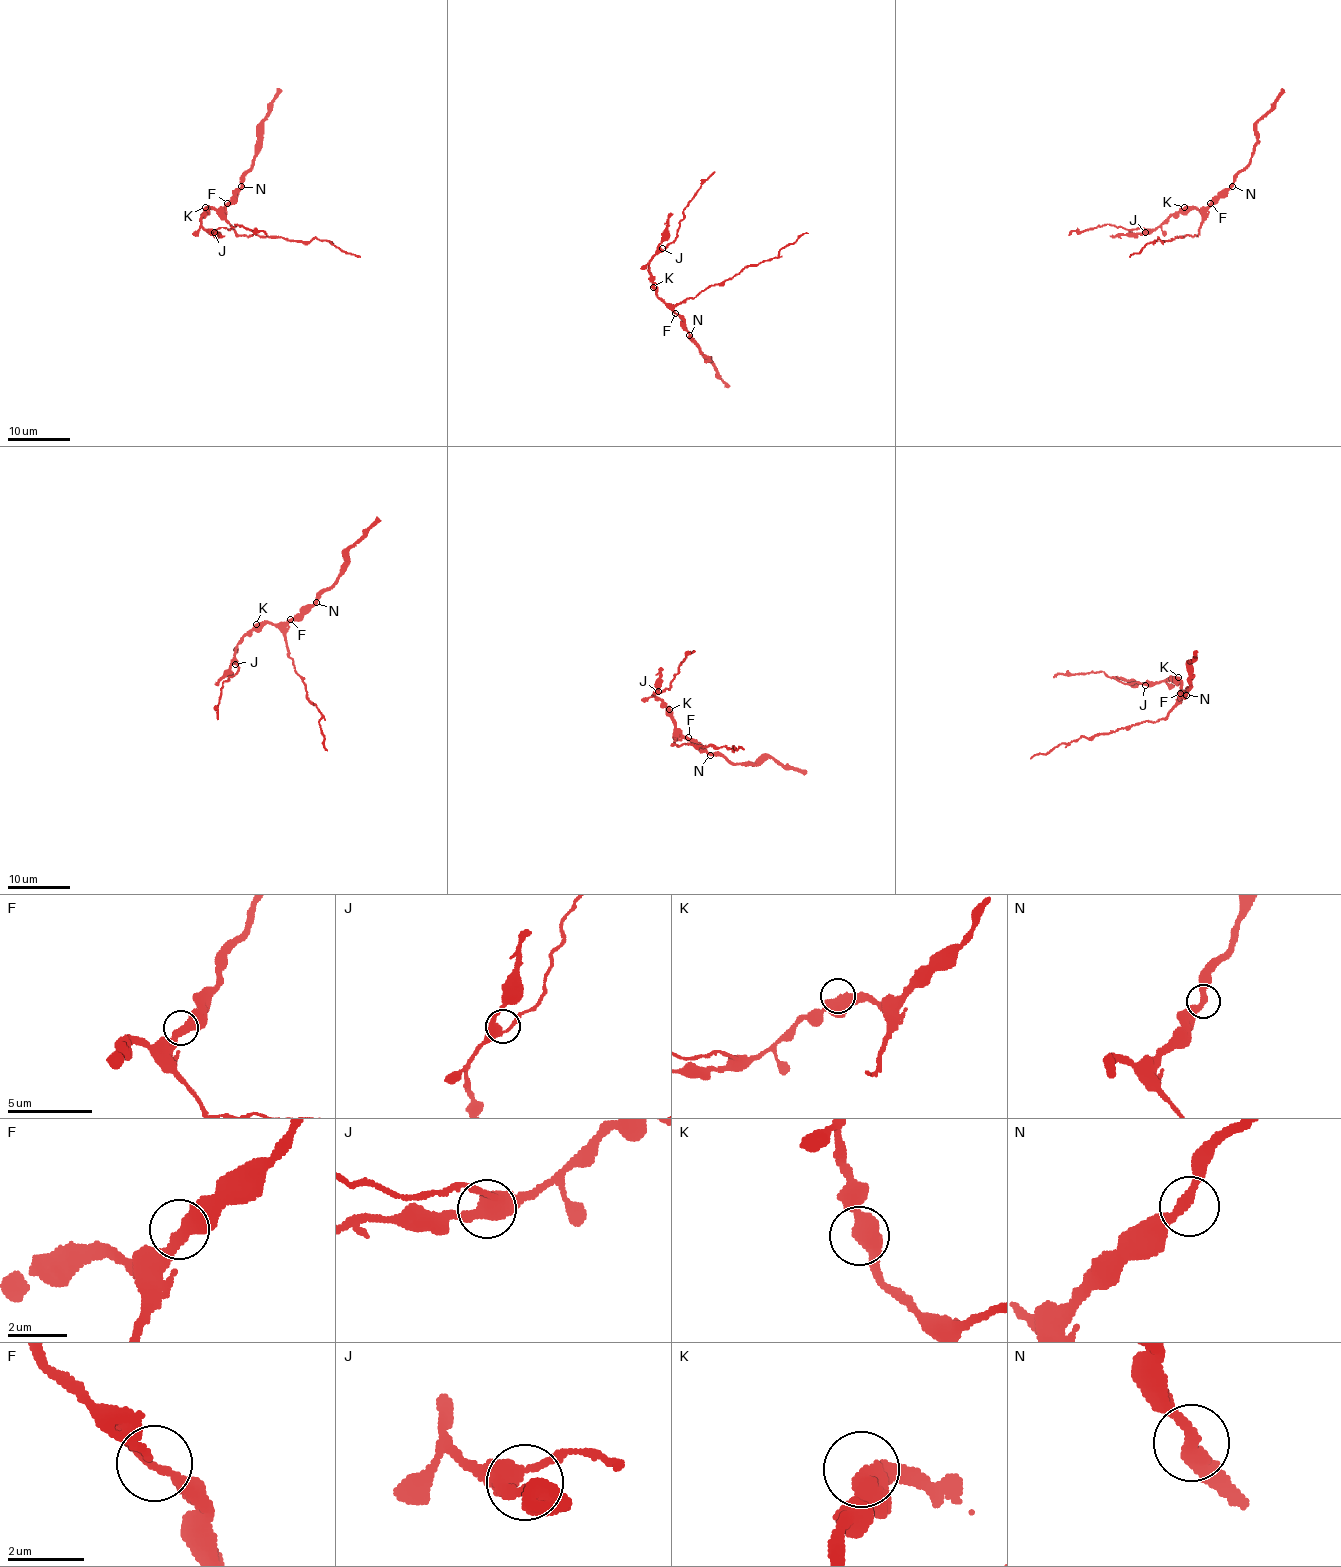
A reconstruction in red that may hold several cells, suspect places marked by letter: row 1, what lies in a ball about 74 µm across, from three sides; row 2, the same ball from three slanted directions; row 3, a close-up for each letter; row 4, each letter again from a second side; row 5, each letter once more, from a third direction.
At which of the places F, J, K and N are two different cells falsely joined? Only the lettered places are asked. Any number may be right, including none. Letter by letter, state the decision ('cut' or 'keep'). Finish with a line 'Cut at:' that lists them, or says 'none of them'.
F: keep
J: keep
K: keep
N: keep
Cut at: none of them

